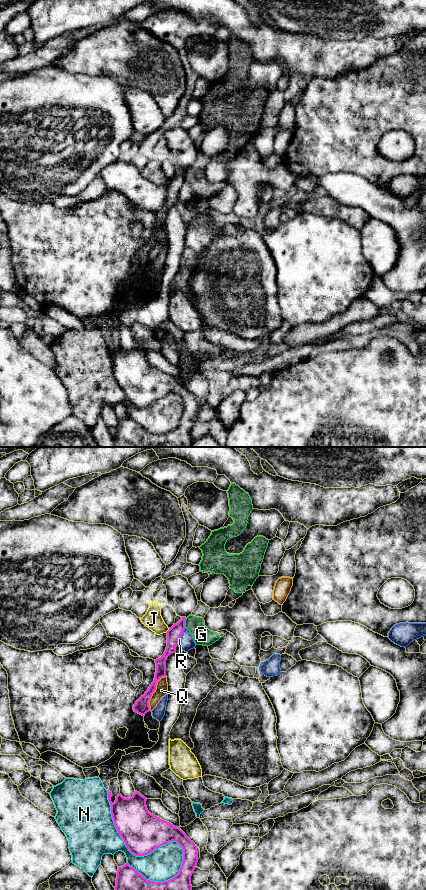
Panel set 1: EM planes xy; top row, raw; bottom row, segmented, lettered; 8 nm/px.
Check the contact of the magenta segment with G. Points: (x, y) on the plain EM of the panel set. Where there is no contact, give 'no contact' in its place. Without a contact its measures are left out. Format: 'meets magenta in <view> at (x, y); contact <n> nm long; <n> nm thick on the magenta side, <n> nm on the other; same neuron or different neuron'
meets magenta in xy at (184, 175); contact 80 nm long; 120 nm thick on the magenta side, 150 nm on the other; different neuron

